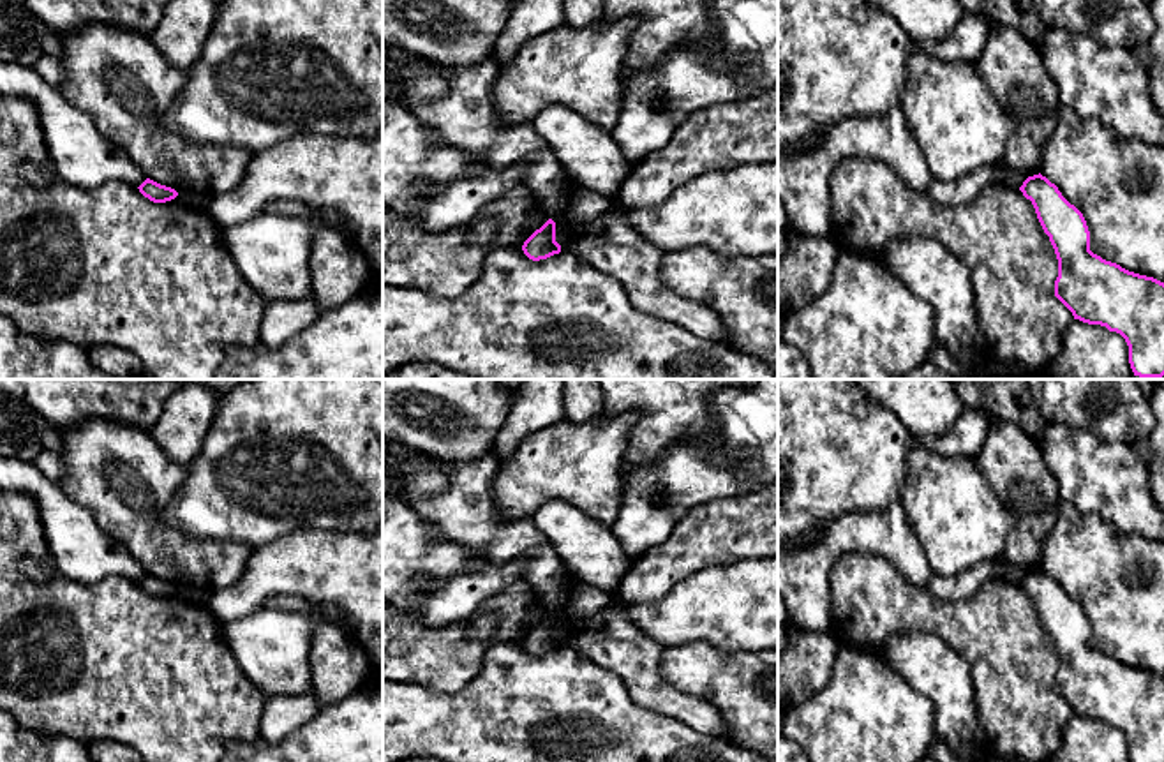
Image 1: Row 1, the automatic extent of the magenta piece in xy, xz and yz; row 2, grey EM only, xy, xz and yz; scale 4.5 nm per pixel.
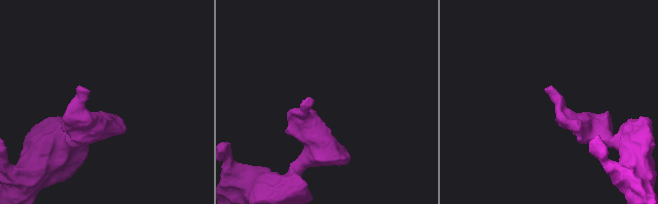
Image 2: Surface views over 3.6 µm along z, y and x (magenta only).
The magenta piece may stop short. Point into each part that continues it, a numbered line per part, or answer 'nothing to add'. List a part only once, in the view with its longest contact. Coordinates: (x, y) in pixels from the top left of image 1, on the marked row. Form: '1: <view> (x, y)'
nothing to add

